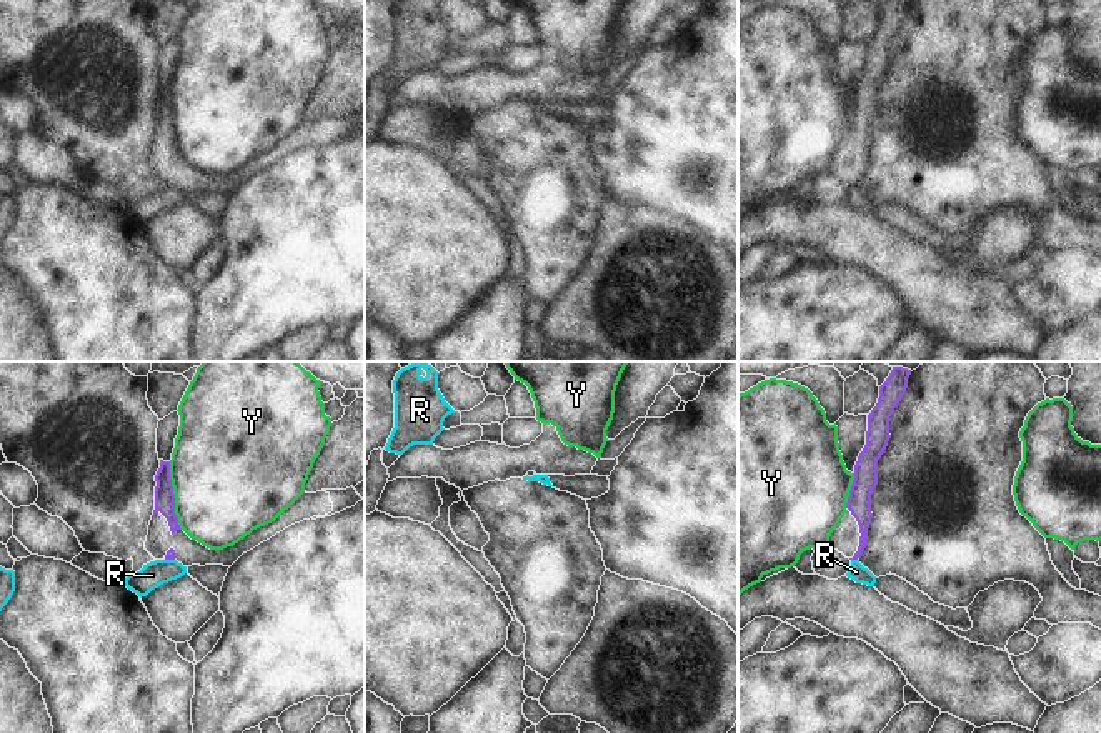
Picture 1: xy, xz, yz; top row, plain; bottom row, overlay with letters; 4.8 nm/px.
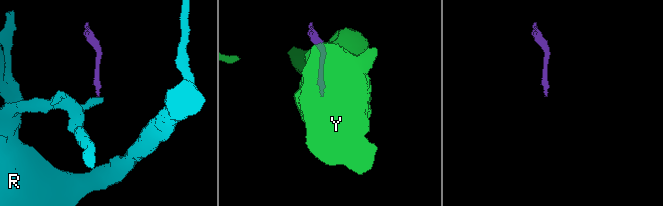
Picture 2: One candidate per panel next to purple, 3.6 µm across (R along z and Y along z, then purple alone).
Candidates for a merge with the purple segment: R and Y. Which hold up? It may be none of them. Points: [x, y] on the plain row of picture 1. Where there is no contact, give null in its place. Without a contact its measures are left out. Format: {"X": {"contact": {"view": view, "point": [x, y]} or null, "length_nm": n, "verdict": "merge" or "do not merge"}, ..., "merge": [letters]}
{"R": {"contact": {"view": "yz", "point": [855, 185]}, "length_nm": 30, "verdict": "do not merge"}, "Y": {"contact": {"view": "xy", "point": [174, 122]}, "length_nm": 340, "verdict": "do not merge"}, "merge": []}

